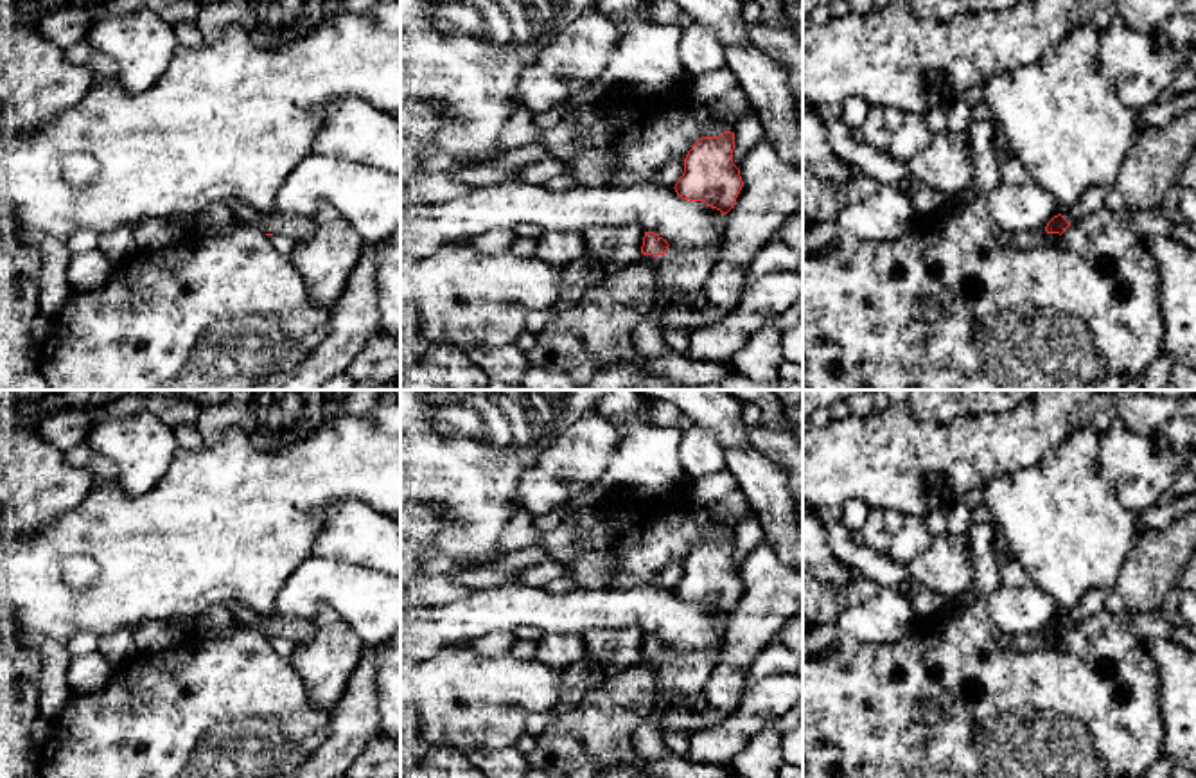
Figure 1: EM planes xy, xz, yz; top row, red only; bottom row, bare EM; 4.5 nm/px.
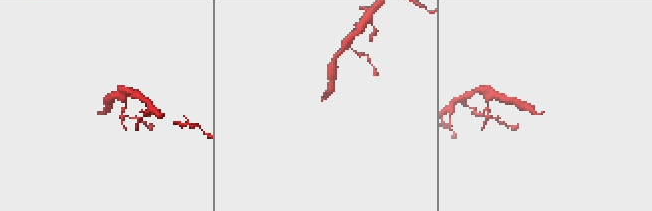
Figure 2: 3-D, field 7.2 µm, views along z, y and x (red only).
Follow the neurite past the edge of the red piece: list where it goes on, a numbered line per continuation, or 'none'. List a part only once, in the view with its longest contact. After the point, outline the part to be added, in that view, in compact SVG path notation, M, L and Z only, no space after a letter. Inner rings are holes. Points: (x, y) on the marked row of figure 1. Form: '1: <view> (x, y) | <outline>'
1: xz (681, 272) | M713 244L708 248L668 246L664 255L643 255L655 266L655 296L663 295L670 304L699 295L718 257L720 248Z

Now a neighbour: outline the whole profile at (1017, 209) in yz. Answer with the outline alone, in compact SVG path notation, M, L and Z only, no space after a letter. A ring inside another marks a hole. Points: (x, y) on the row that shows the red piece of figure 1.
M1000 183L986 196L986 205L998 228L1007 232L1029 232L1047 225L1058 216L1052 196L1038 183Z

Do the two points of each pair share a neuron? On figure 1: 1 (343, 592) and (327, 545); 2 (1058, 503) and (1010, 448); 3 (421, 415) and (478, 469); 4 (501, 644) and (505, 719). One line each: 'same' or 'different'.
1: different
2: different
3: same
4: different

